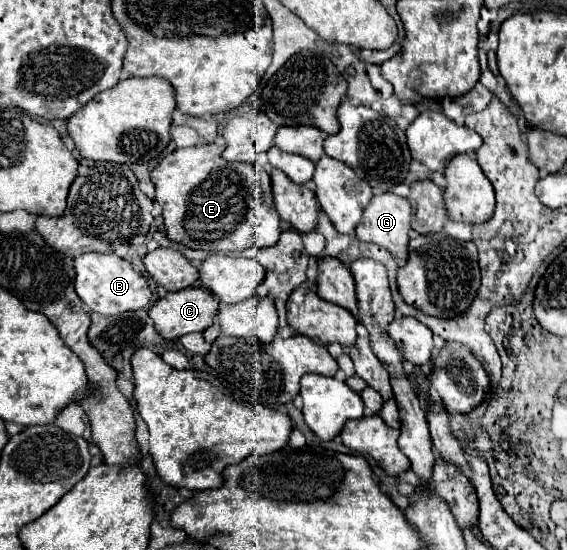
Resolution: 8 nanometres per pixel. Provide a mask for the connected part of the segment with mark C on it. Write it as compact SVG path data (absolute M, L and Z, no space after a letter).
M190 286L186 290L178 290L178 292L168 292L166 298L158 300L152 308L150 308L150 318L158 330L158 334L166 340L176 340L182 338L184 334L190 332L204 332L206 328L210 328L214 324L216 312L218 312L218 298L214 298L214 294L210 294L206 288L196 288Z

